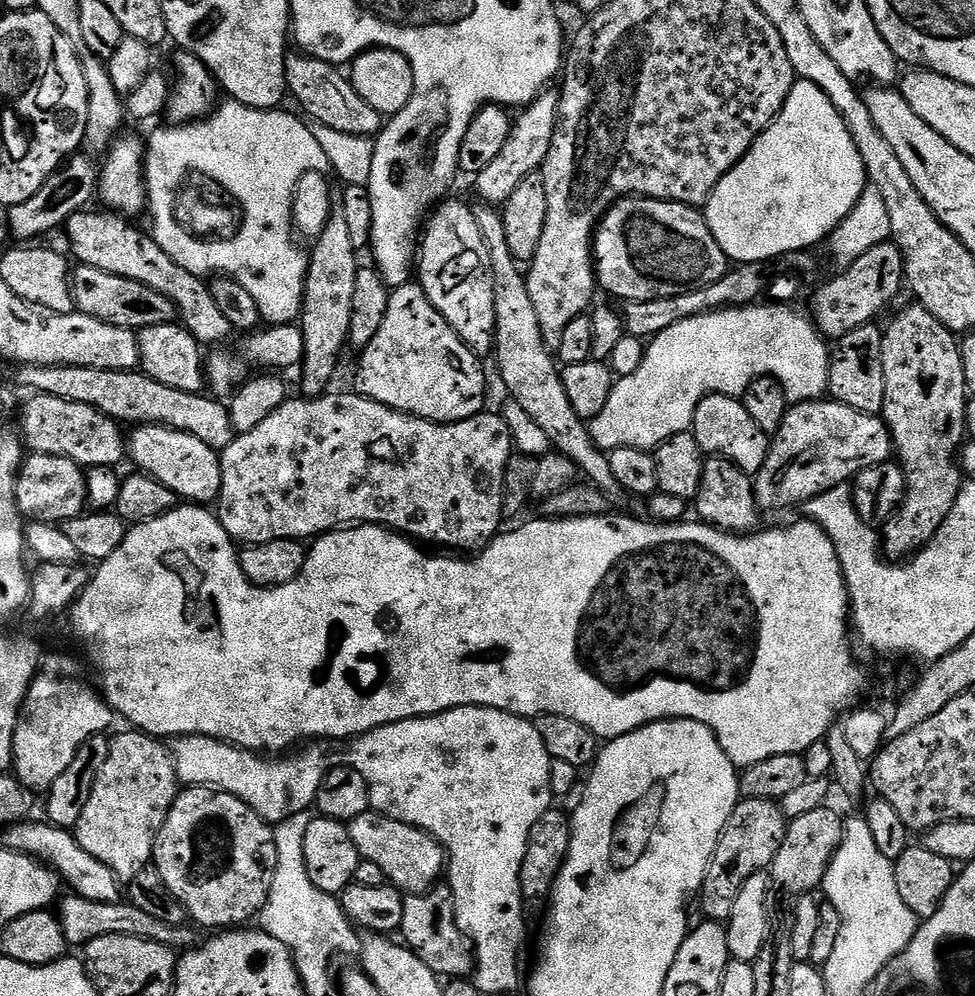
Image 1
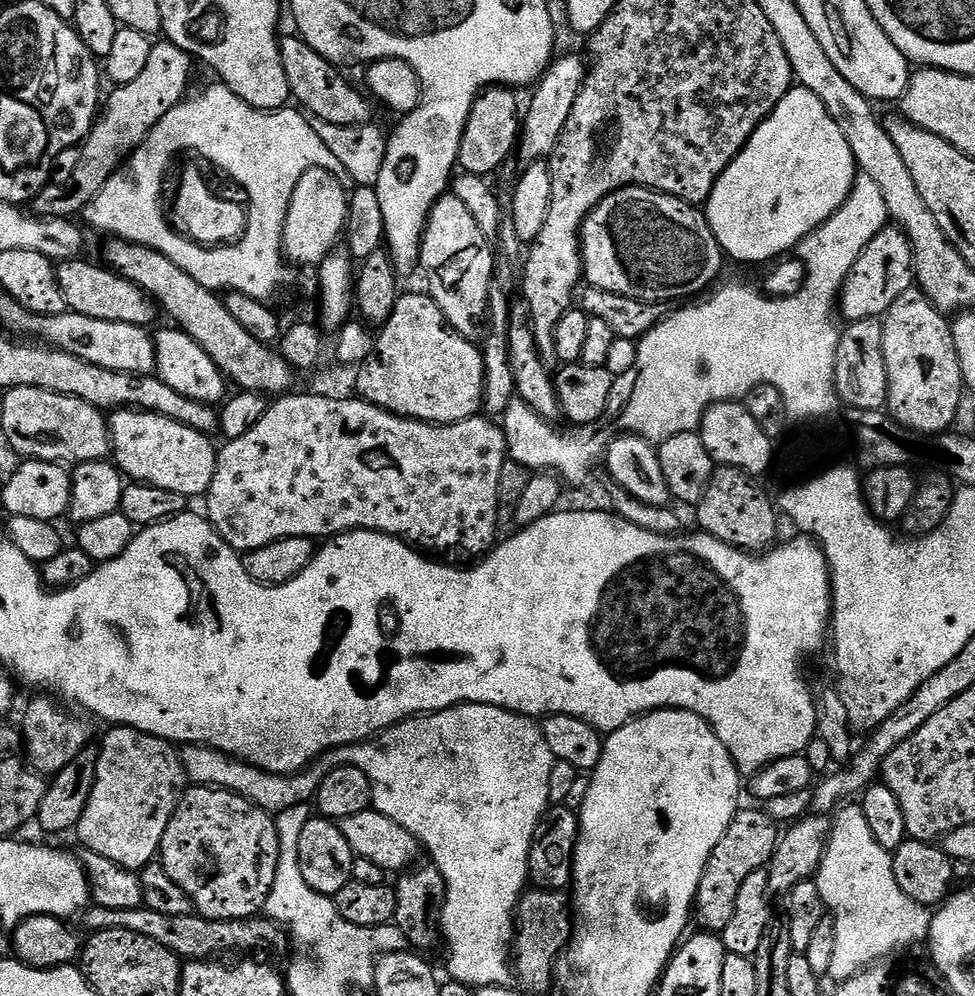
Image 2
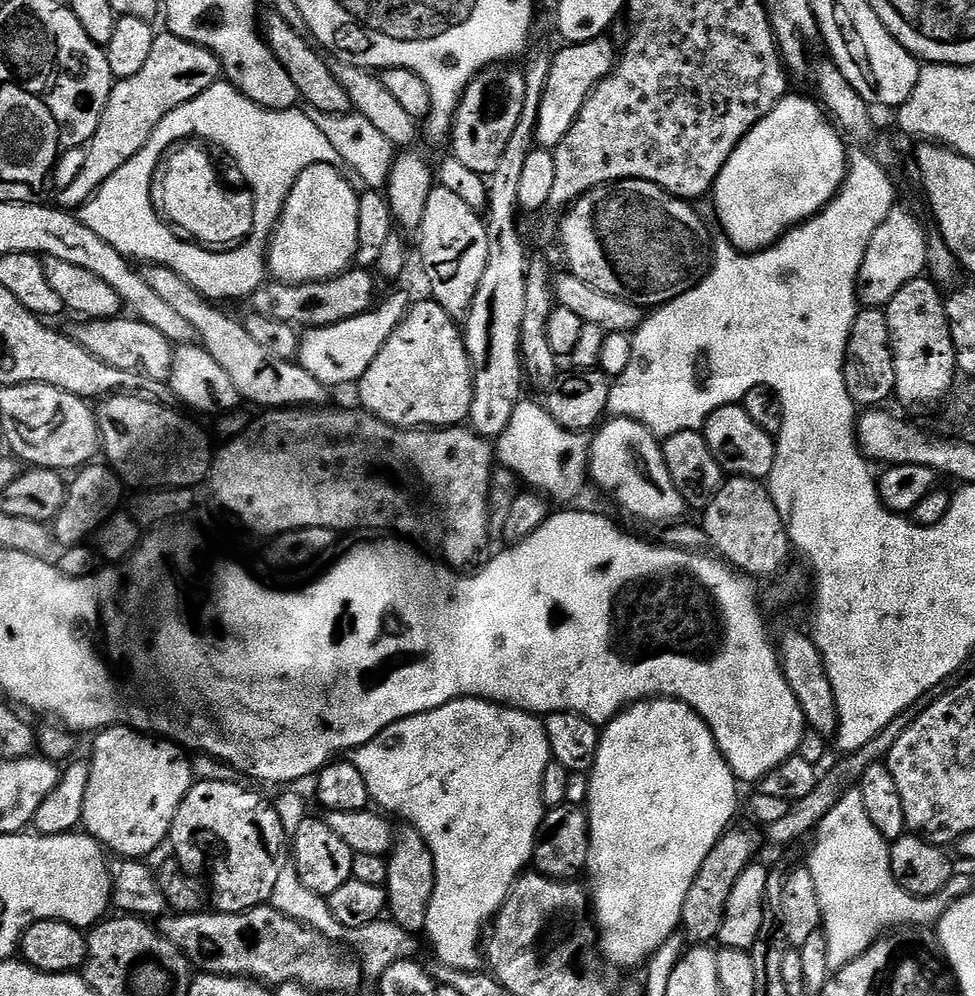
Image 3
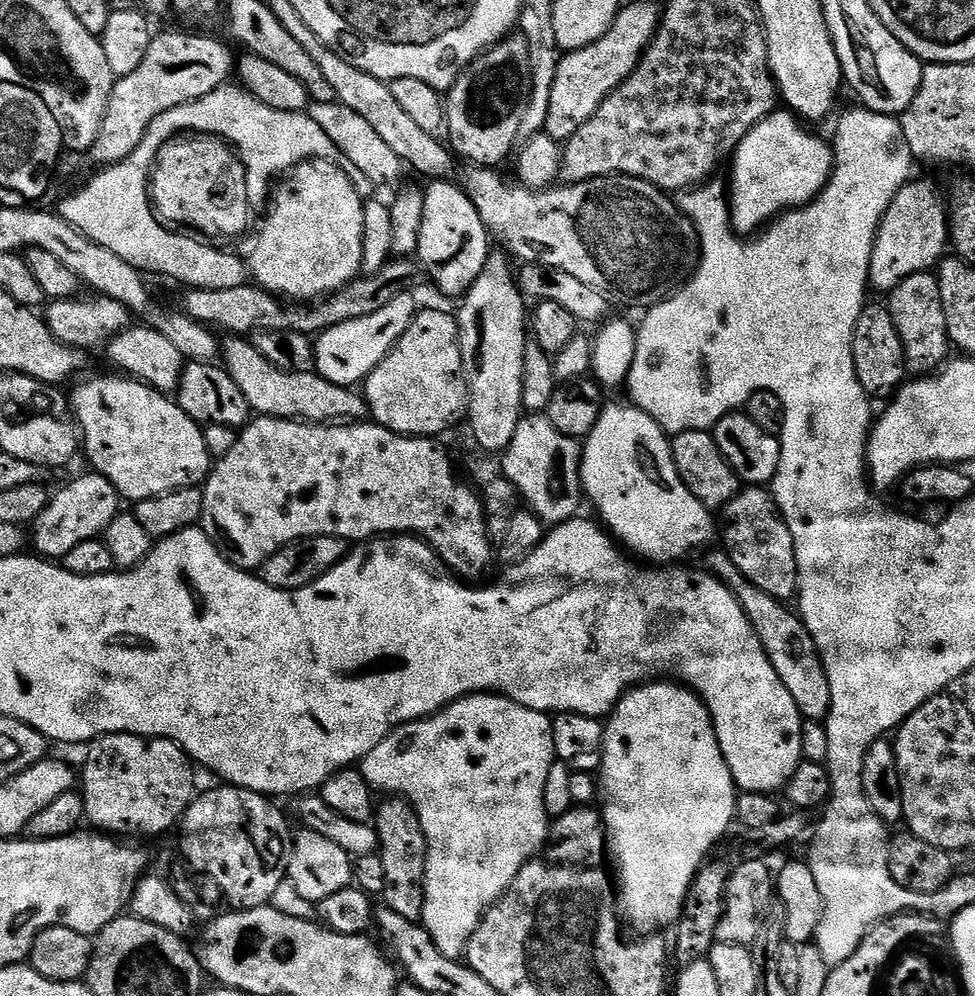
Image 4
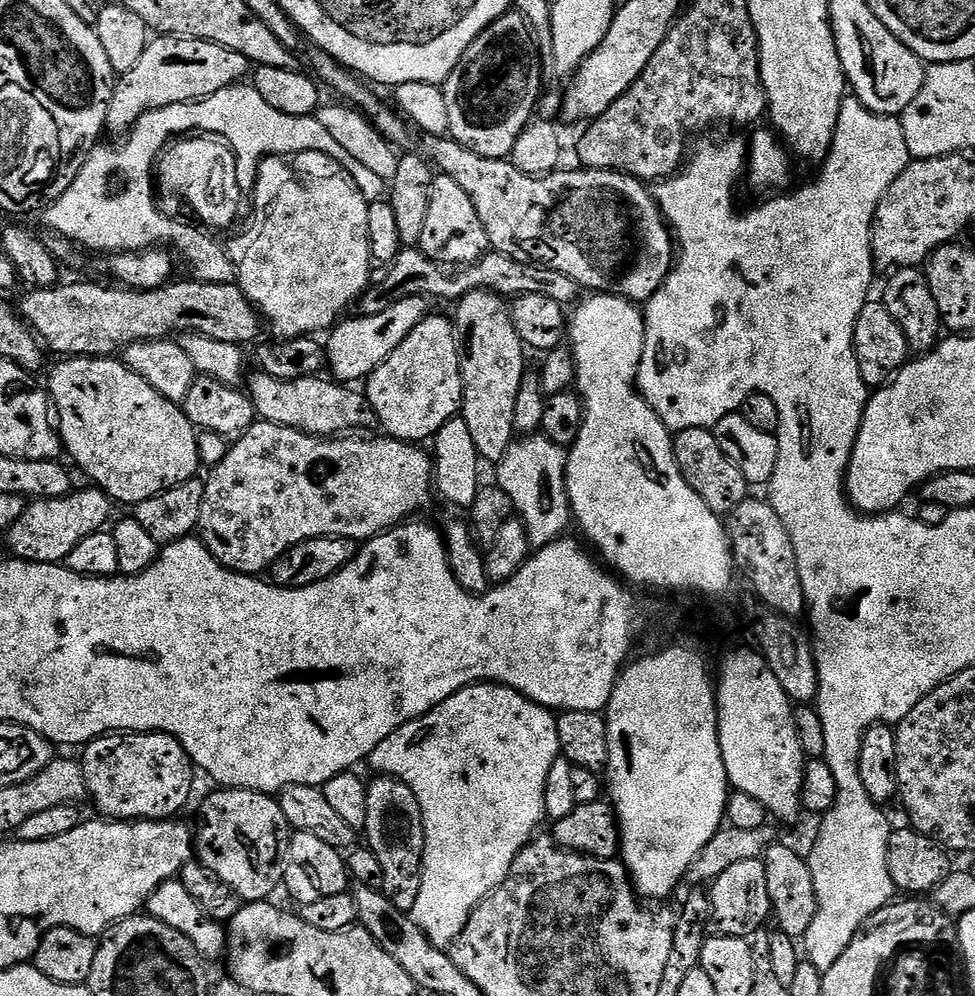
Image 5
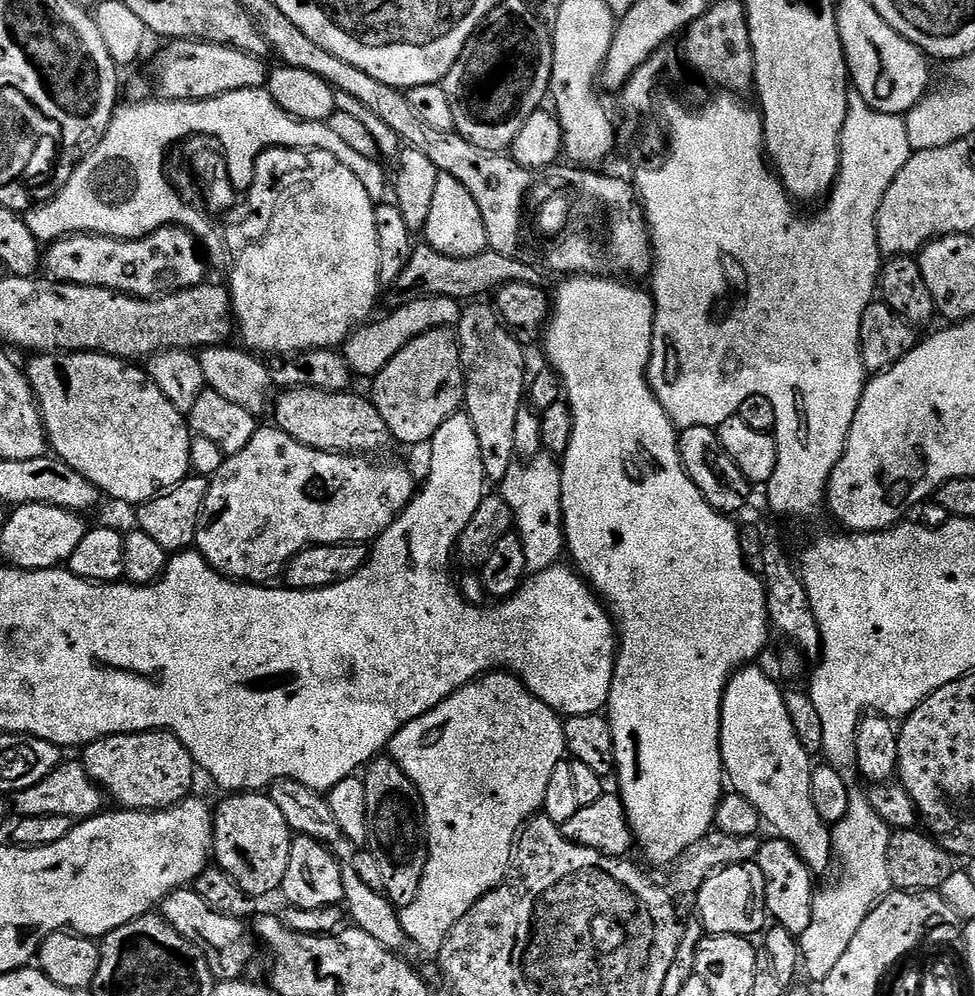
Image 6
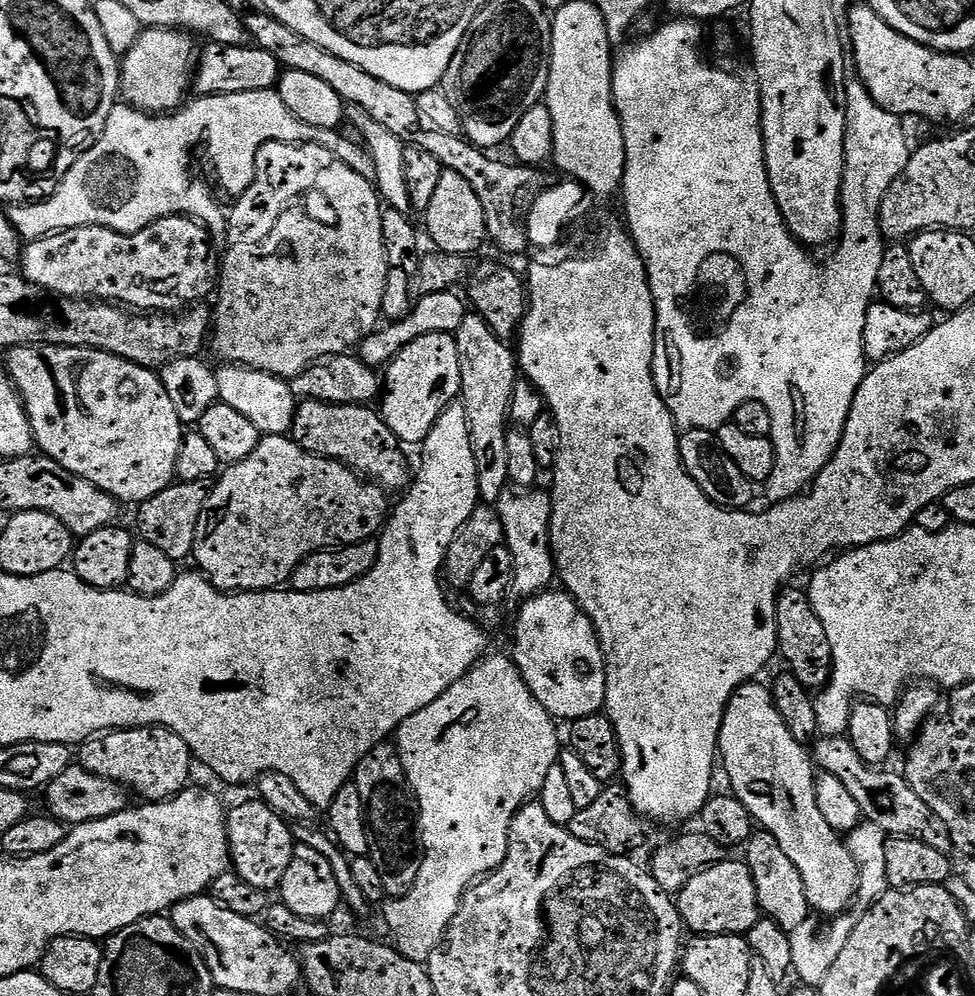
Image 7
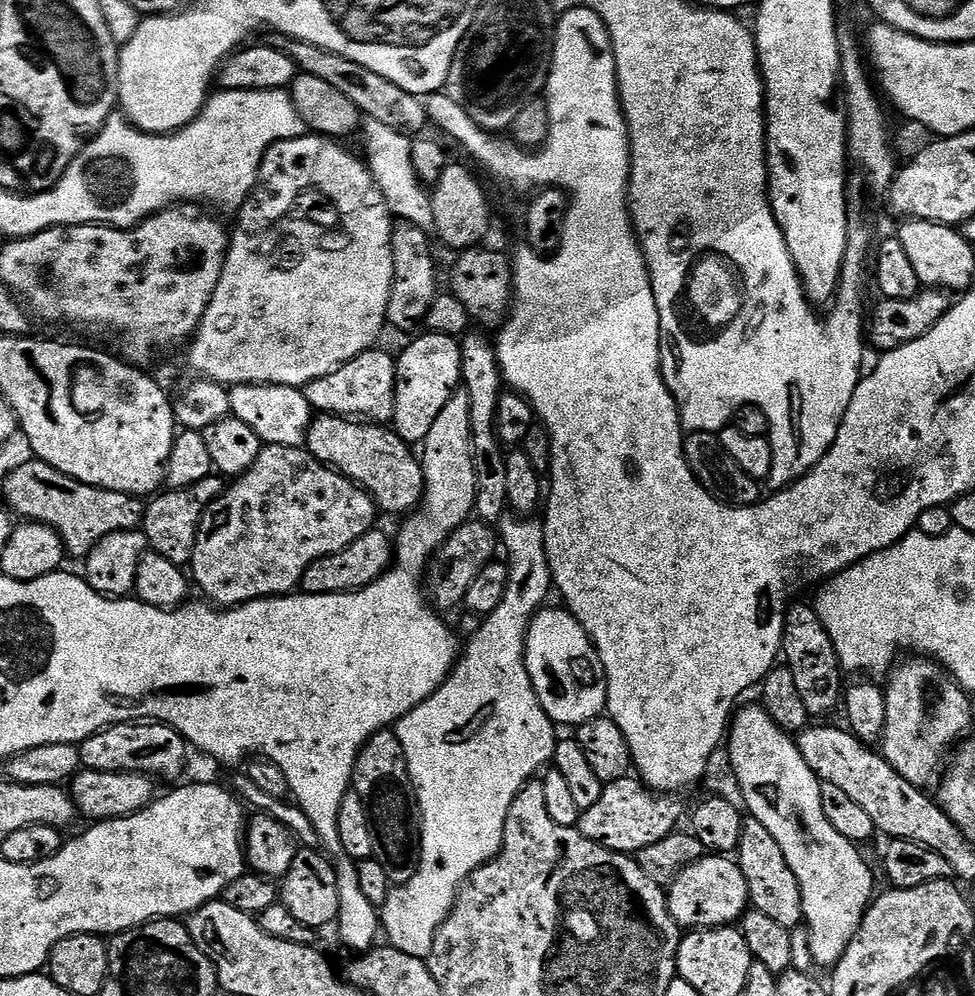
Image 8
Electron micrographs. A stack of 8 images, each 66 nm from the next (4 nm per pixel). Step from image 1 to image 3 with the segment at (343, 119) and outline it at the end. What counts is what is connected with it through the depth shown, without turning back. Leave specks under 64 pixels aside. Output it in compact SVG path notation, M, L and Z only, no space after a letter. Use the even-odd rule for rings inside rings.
M275 10L266 12L262 16L262 28L266 33L266 42L270 46L274 58L278 58L278 62L282 62L282 70L286 70L286 74L290 74L294 86L298 86L300 100L303 103L306 102L305 105L308 108L317 108L326 114L347 113L351 109L352 103L342 82L338 82L338 78L334 78L329 61L324 61L325 57L305 37L299 36Z

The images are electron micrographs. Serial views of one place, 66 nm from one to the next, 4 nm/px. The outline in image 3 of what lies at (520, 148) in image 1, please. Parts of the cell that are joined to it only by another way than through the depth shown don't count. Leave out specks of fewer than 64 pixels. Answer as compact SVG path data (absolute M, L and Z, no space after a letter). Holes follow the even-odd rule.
M607 35L596 40L587 40L585 44L568 44L560 53L552 56L550 78L542 94L542 106L538 106L538 126L535 143L541 148L555 150L570 134L586 98L612 72L618 59L618 48L608 41Z

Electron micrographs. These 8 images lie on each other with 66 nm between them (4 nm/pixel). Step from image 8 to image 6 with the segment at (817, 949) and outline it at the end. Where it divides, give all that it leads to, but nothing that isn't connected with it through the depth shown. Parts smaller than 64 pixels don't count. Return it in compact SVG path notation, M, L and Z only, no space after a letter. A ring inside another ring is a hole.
M745 666L732 675L732 679L728 682L728 688L724 691L724 704L720 707L720 757L724 759L724 771L726 780L729 785L738 794L742 794L742 798L746 798L746 802L750 802L760 812L760 819L765 825L768 824L773 828L775 835L779 839L784 840L790 845L798 855L807 862L808 867L813 873L820 874L828 867L833 867L834 853L832 851L832 834L829 825L825 824L822 818L818 818L818 810L814 810L814 794L812 793L812 769L814 767L813 757L802 746L802 742L798 742L798 734L794 734L794 725L790 722L790 714L786 714L786 702L784 701L784 692L779 688L762 669L756 668L760 666Z

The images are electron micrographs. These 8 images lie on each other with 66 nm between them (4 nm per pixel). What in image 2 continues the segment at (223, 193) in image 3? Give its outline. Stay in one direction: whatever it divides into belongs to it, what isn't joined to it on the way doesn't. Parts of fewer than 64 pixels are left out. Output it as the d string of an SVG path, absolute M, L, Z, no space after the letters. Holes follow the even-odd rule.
M194 152L164 166L155 194L165 227L183 242L188 242L188 236L196 236L198 242L222 252L242 244L252 226L252 202L246 196L243 181L237 180L223 164L210 164Z

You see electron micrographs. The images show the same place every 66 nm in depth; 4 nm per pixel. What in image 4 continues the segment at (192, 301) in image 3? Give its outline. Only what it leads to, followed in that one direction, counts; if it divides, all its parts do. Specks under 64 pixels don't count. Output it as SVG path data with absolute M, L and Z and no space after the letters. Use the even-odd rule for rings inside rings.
M229 335L222 344L222 364L234 378L234 386L246 394L246 402L253 413L261 416L277 416L283 420L302 420L313 424L325 422L360 422L369 415L368 401L359 391L343 388L329 380L323 380L320 373L287 372L278 370L252 344L251 339Z

